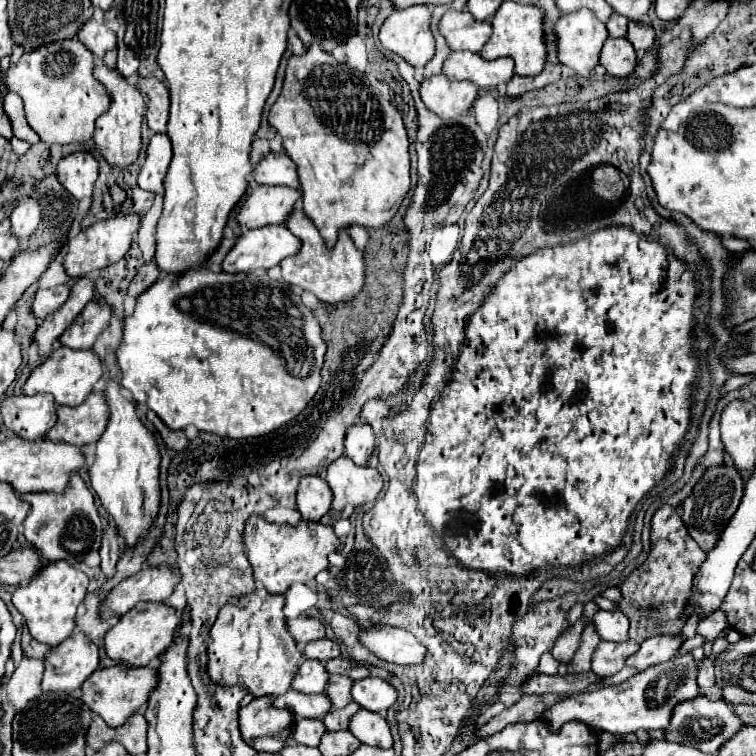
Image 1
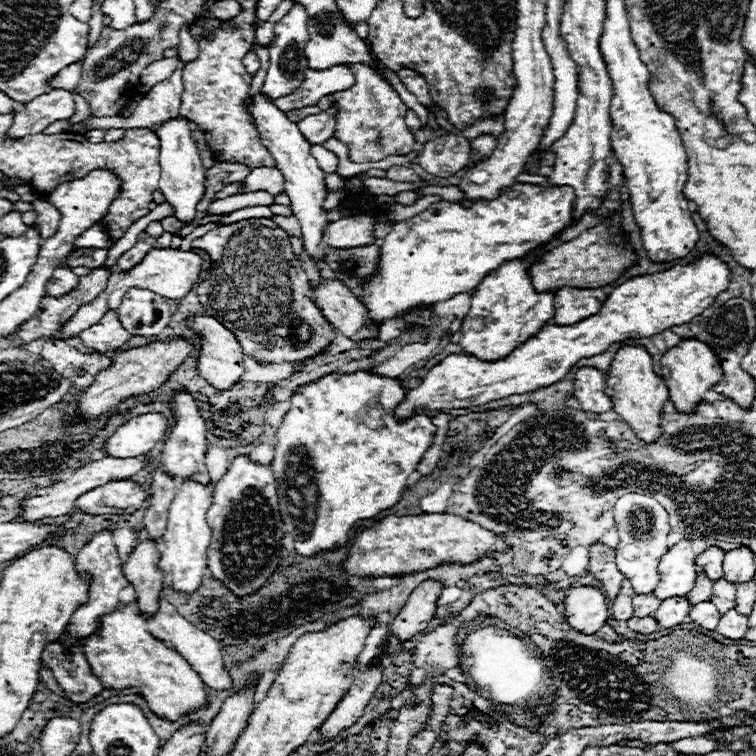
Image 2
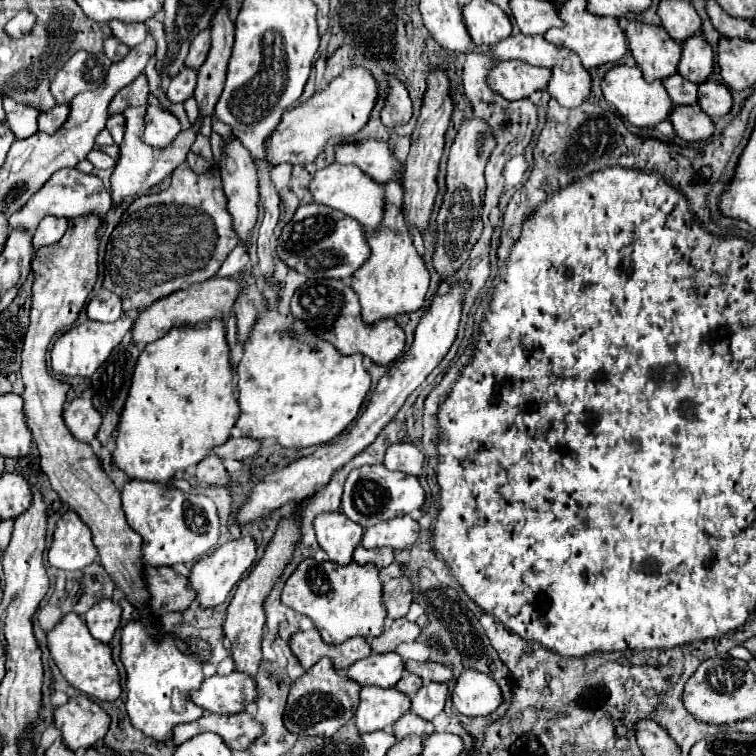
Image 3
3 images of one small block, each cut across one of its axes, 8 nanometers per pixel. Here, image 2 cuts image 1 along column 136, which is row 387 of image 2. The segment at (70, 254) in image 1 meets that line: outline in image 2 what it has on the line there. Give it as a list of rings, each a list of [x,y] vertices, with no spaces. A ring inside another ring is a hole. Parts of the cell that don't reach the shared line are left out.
[[[204,314],[188,316],[186,326],[192,328],[192,332],[200,340],[200,354],[198,354],[198,360],[196,360],[200,376],[210,386],[214,386],[218,390],[232,388],[232,384],[236,384],[240,380],[240,376],[244,374],[244,352],[238,346],[238,340],[234,338],[234,334],[228,328],[224,328],[218,320],[214,320],[212,316],[204,316]]]

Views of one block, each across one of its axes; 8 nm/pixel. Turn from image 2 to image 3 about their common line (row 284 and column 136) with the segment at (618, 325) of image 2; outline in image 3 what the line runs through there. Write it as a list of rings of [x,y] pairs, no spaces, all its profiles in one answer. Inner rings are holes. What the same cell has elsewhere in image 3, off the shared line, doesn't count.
[[[132,620],[122,628],[120,644],[120,660],[126,666],[128,674],[126,710],[134,728],[164,742],[172,738],[172,728],[176,724],[192,722],[202,716],[202,710],[190,700],[192,688],[198,688],[204,680],[202,662],[198,662],[188,652],[182,652],[176,646],[172,634],[152,622],[148,624],[142,620]]]

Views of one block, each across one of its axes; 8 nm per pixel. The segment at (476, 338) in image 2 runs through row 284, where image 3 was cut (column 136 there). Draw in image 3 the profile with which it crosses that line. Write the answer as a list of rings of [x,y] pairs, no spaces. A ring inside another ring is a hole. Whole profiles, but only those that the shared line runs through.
[[[128,480],[120,492],[132,530],[142,536],[142,558],[150,566],[174,566],[194,562],[218,542],[218,512],[214,502],[196,492],[160,486],[144,480]]]

